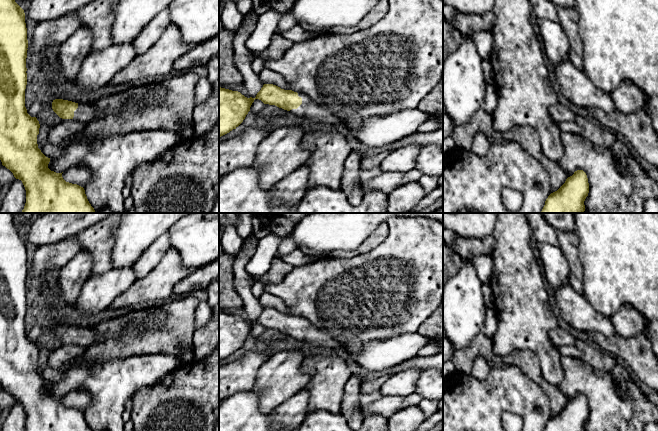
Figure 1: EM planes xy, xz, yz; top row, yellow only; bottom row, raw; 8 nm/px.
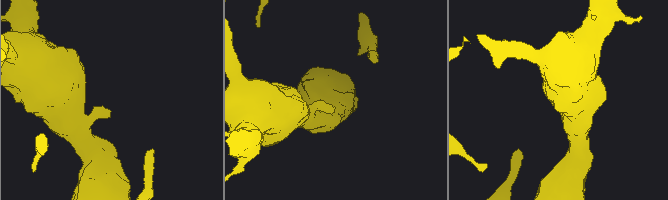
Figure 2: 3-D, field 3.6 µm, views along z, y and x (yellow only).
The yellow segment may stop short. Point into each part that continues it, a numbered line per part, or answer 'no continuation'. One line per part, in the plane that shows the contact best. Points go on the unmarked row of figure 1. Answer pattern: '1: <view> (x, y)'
1: xz (375, 355)

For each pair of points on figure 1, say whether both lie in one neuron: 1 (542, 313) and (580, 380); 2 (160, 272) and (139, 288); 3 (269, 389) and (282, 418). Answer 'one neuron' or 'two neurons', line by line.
1: two neurons
2: one neuron
3: two neurons

